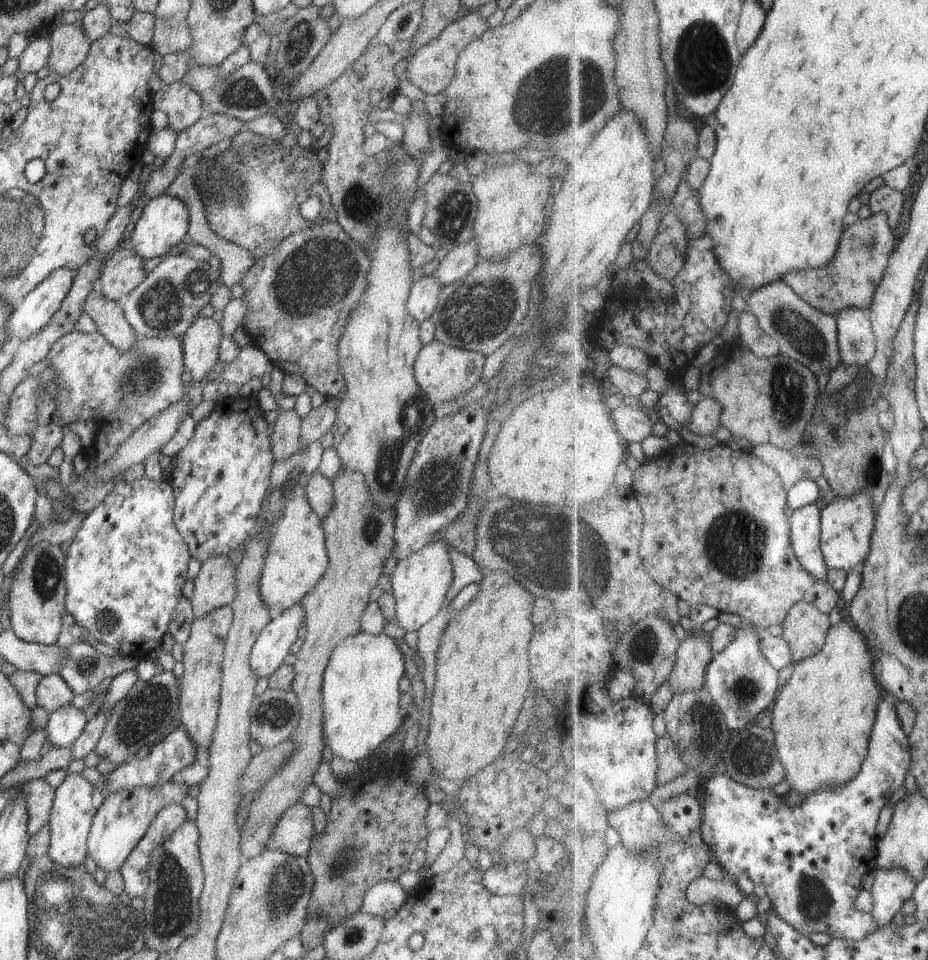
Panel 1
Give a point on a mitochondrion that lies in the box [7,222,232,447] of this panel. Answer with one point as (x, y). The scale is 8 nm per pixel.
(140, 378)

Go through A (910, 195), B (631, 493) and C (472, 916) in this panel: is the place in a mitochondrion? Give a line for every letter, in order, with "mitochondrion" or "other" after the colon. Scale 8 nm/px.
A: other
B: other
C: other

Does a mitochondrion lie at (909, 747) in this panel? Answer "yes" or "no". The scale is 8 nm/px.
no

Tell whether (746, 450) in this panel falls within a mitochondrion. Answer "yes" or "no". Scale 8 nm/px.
no

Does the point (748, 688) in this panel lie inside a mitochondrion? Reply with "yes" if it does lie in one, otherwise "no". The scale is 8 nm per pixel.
yes

